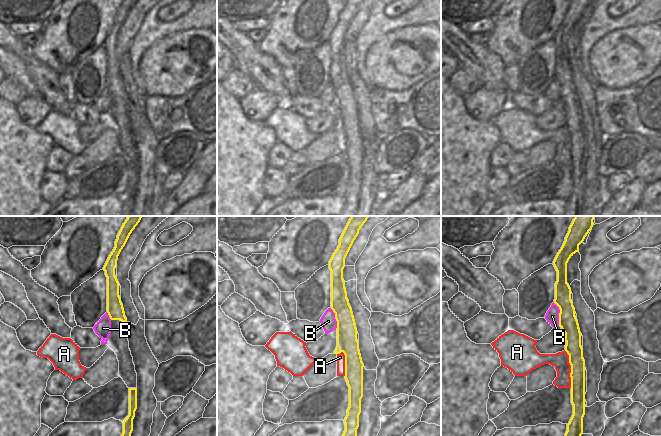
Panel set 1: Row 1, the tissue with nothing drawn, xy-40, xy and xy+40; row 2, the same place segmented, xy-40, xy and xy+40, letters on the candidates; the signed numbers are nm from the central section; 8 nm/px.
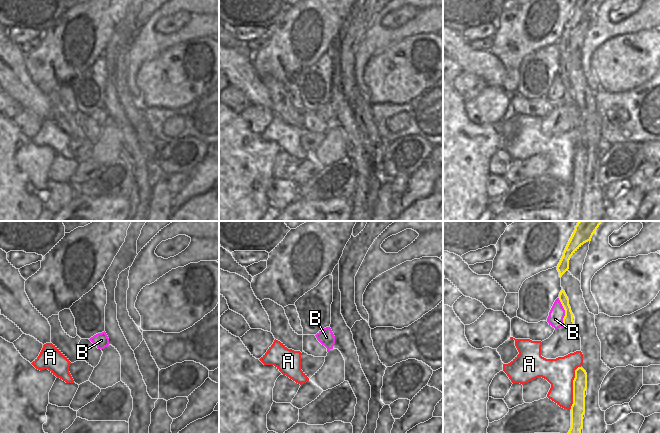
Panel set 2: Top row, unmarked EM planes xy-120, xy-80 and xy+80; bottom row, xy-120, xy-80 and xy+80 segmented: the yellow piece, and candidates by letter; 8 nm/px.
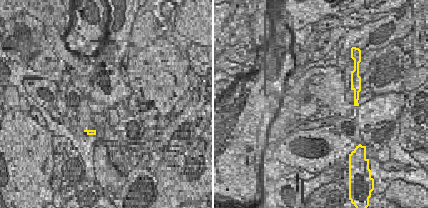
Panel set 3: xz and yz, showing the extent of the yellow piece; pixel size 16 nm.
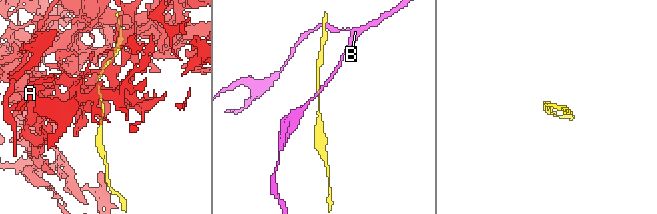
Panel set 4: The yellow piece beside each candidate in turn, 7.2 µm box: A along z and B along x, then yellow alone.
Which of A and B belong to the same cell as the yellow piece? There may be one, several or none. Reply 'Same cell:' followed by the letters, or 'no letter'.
Same cell: no letter.

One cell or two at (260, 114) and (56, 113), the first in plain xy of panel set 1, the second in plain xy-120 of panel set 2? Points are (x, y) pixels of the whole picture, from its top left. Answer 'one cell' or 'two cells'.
two cells

